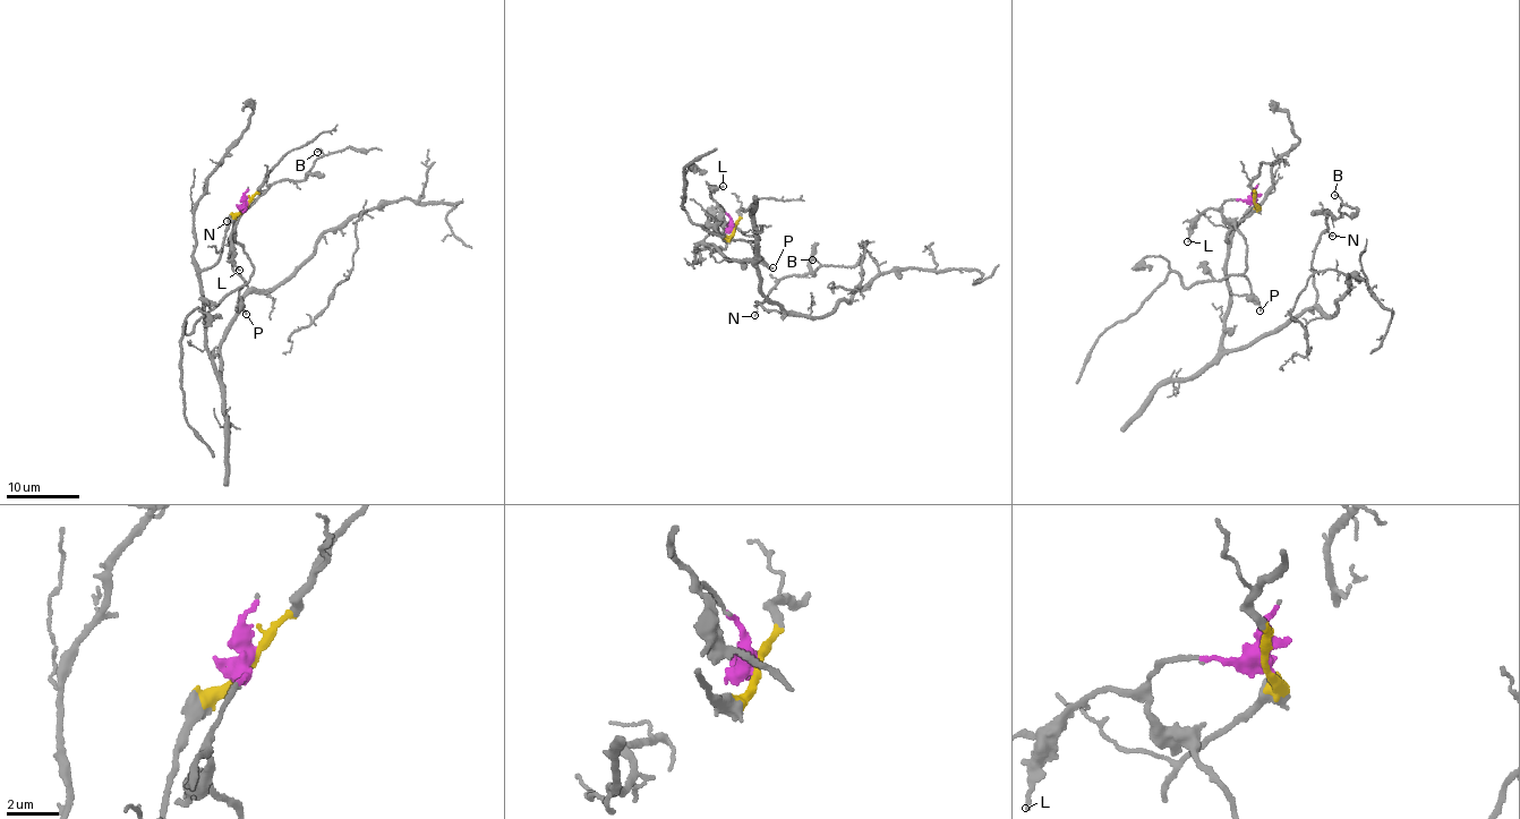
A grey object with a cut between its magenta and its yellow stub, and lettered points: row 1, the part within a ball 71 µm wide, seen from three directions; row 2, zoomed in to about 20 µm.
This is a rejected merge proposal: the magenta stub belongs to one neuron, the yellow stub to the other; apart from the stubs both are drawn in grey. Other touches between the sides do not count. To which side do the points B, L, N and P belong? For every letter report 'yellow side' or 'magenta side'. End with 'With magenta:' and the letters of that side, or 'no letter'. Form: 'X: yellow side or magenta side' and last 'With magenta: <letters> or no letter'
B: yellow side
L: magenta side
N: yellow side
P: magenta side
With magenta: L, P

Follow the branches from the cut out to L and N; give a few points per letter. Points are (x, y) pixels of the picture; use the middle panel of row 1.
L: (735, 228), (710, 196), (723, 186)
N: (735, 228), (705, 241), (751, 263), (760, 290), (787, 313), (757, 301), (754, 316)

